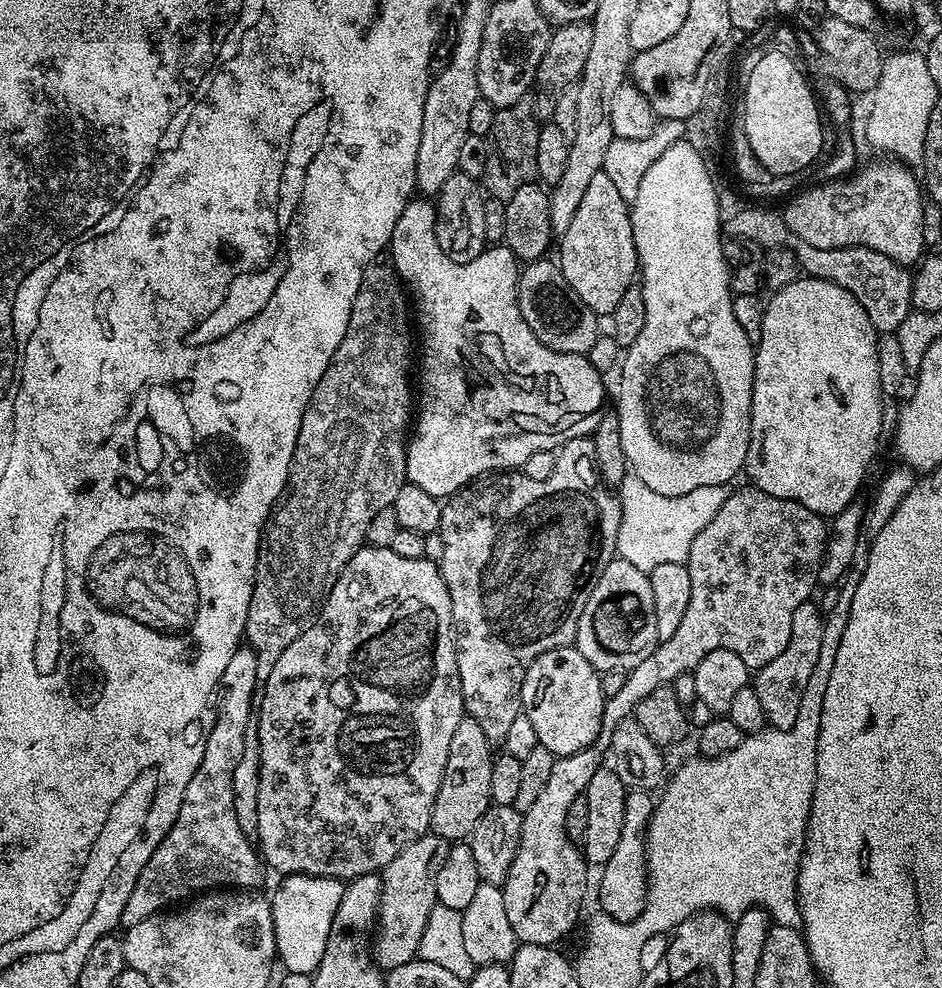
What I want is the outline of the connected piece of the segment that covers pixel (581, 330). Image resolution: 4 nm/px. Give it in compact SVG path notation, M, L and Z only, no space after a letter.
M541 258L525 263L519 269L516 280L516 301L520 307L522 318L530 330L550 350L559 352L579 352L587 354L590 346L594 346L598 335L598 317L570 290L570 282L562 274L559 263L555 259Z

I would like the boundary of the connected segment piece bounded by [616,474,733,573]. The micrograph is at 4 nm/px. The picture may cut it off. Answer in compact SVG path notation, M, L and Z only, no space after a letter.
M631 474L624 476L618 485L622 514L616 543L619 559L638 566L638 570L646 573L652 572L654 566L662 566L664 562L687 564L694 538L698 538L702 530L706 530L710 518L718 514L722 502L730 498L732 491L729 485L723 484L698 486L698 490L690 490L690 494L681 496L663 496L650 490L650 486L642 482L642 478Z

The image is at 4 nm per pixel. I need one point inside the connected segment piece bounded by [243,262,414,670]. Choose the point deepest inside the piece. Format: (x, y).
(349, 462)

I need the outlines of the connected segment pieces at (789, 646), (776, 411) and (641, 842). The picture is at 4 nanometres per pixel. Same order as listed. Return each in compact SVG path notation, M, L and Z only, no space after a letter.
M815 603L798 606L798 610L794 610L794 619L790 621L790 642L786 642L786 650L782 650L774 662L766 662L766 666L755 673L756 694L765 711L767 723L773 728L790 730L790 726L798 722L798 706L802 706L802 694L810 683L810 674L814 674L814 666L818 666L825 619L825 613Z
M805 275L803 278L797 278L790 281L785 288L775 289L771 293L772 297L767 297L764 306L764 317L762 318L762 338L755 341L754 351L756 354L756 365L754 366L754 386L752 387L752 425L750 426L750 450L748 451L748 462L746 465L746 476L749 476L751 483L755 487L762 489L766 494L774 494L774 498L786 498L798 502L802 506L806 506L806 510L814 510L814 514L825 518L834 518L842 510L846 510L848 505L857 499L856 491L864 484L864 475L868 472L868 467L872 464L872 459L876 456L876 447L880 444L880 431L884 428L884 403L885 397L880 391L880 383L878 382L878 350L876 349L876 341L878 333L874 326L871 325L870 318L867 317L866 310L859 304L858 298L854 294L848 293L842 287L835 285L834 282L818 280L812 276Z
M629 789L625 801L622 837L609 862L601 867L602 874L598 884L599 909L616 921L628 923L644 912L645 894L648 893L647 829L654 808L655 799L647 789Z

